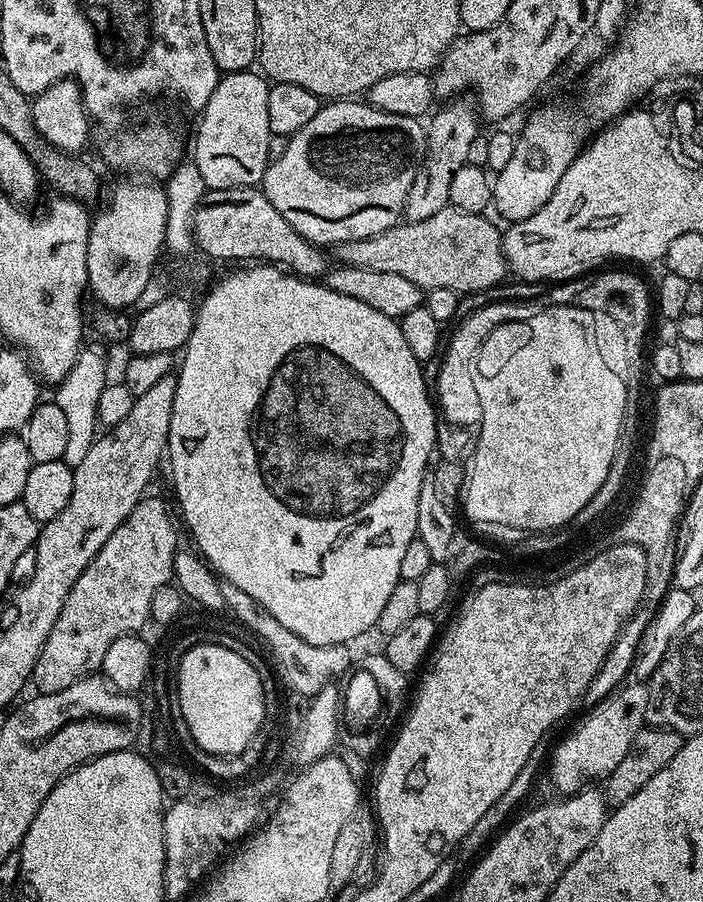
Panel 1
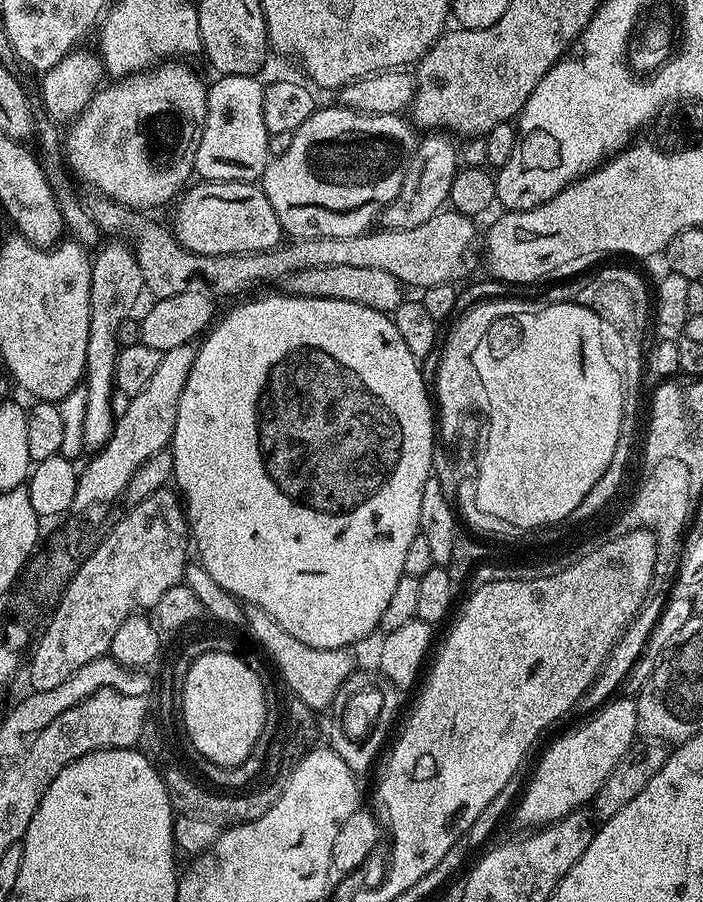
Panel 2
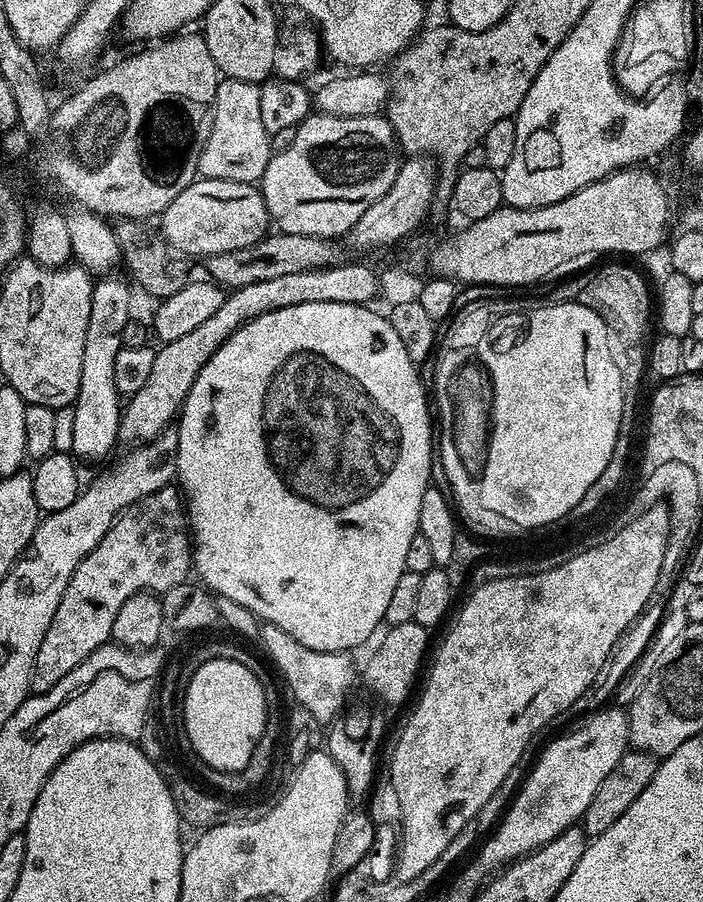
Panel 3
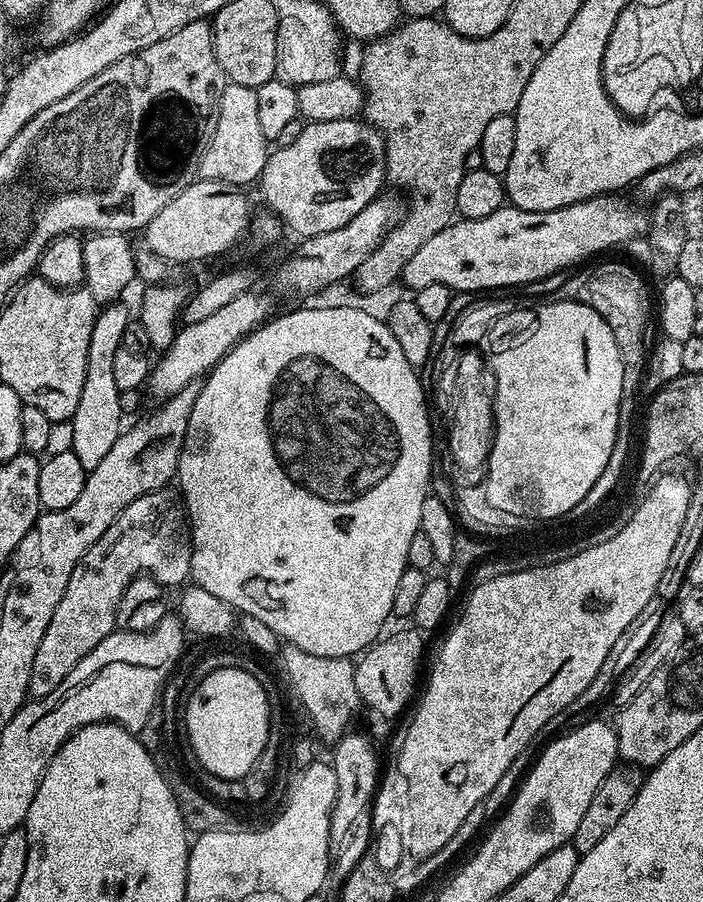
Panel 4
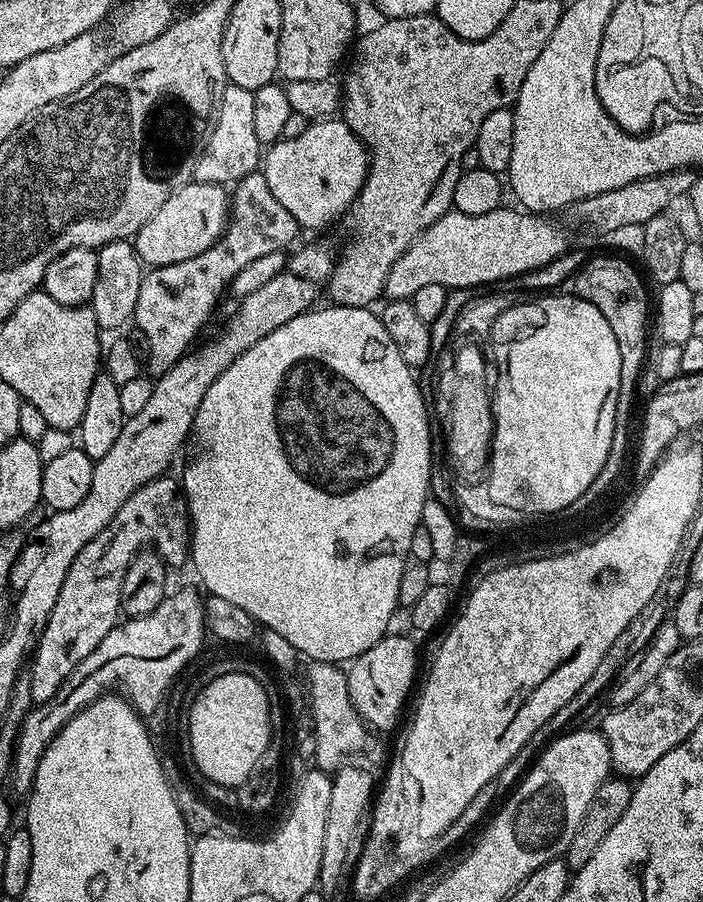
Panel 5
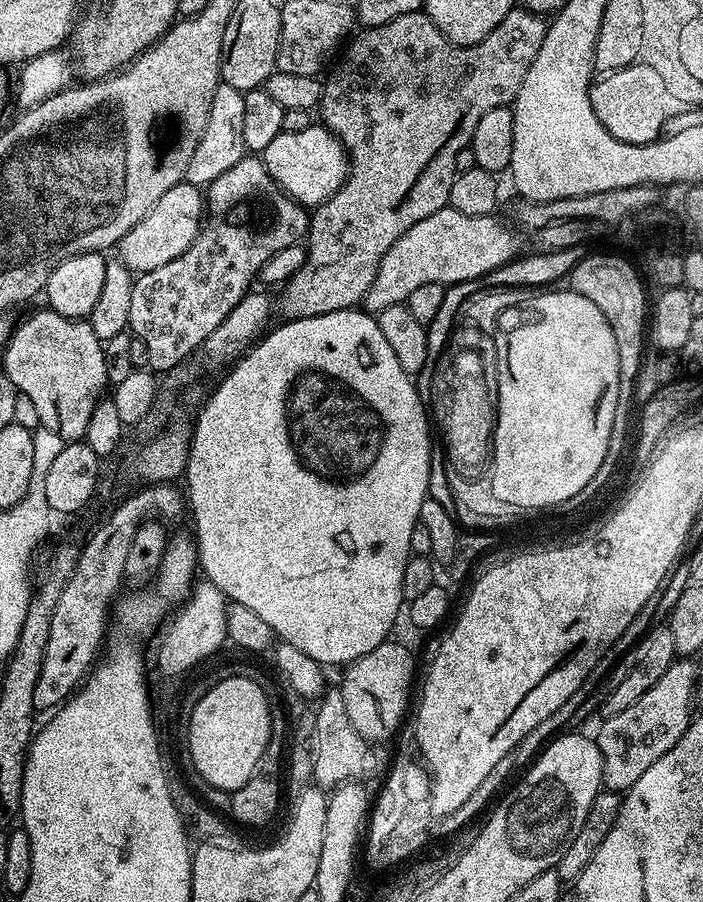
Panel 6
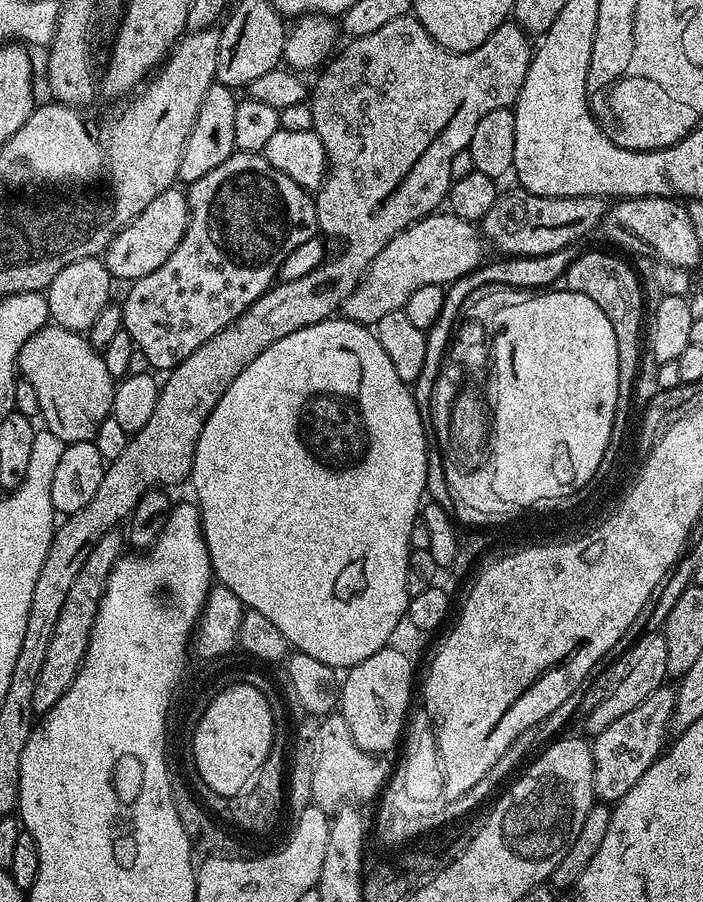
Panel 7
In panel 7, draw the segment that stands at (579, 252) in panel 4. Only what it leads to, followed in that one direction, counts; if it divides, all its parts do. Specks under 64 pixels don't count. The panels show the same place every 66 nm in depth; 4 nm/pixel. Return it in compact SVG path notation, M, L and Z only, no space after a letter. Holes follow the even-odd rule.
M437 210L431 216L424 216L421 220L416 220L409 228L403 228L370 262L370 266L364 271L364 277L360 284L344 299L342 312L345 317L359 324L374 326L378 318L383 318L385 314L398 312L403 309L404 304L418 290L418 286L427 284L443 284L445 286L452 283L453 280L462 278L467 272L472 272L480 267L485 259L484 248L486 241L482 235L481 229L471 220L463 220L452 215L448 210Z

